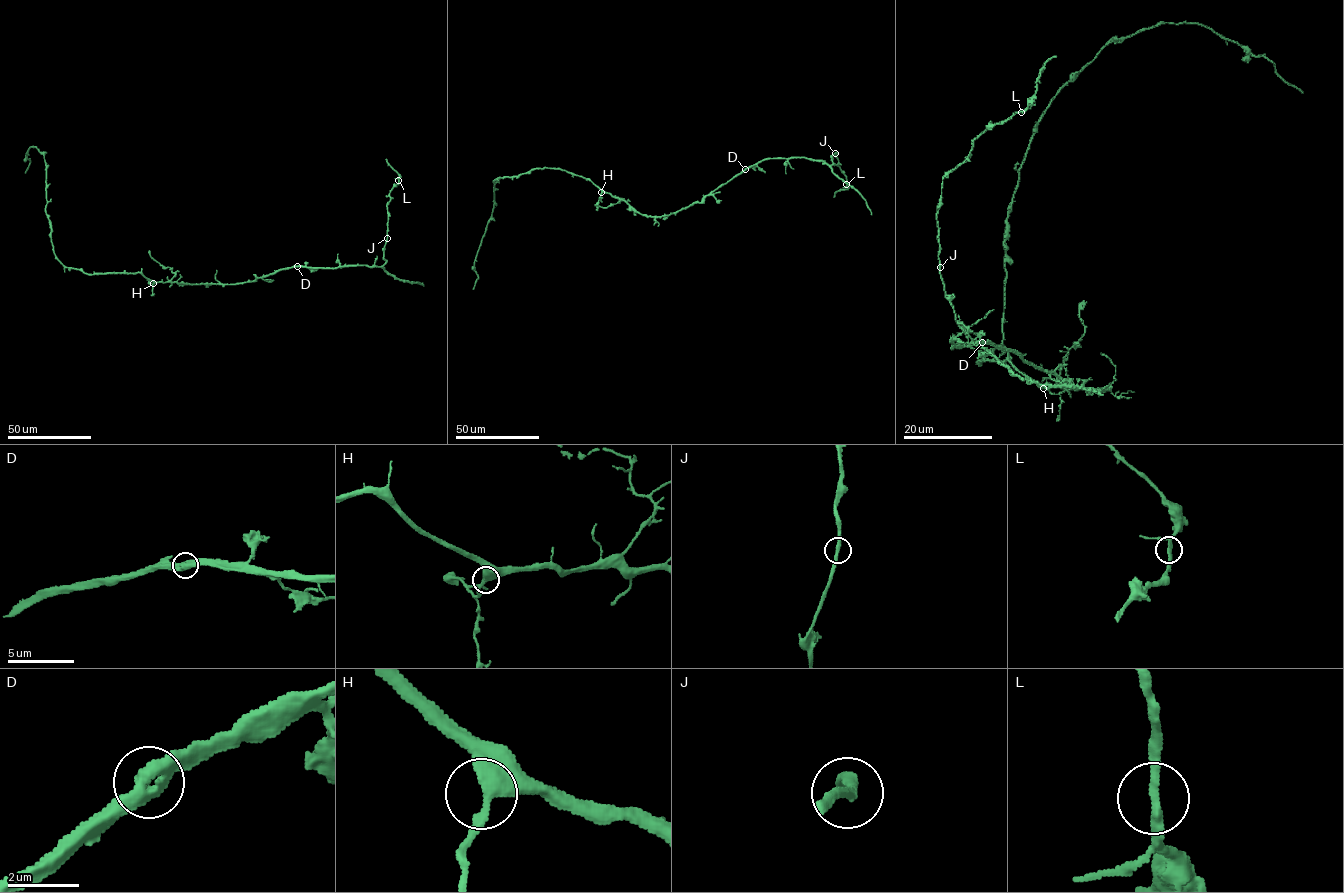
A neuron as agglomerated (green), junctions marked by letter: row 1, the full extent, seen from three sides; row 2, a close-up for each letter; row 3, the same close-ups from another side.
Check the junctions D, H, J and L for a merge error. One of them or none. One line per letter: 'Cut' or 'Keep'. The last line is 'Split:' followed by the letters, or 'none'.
D: Keep
H: Keep
J: Keep
L: Keep
Split: none

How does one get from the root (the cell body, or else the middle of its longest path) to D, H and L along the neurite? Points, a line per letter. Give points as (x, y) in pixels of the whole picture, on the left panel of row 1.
D: (187, 284), (251, 282), (297, 266)
H: (187, 284), (153, 283)
L: (187, 284), (251, 282), (298, 266), (382, 266), (386, 262), (387, 204), (398, 180)

